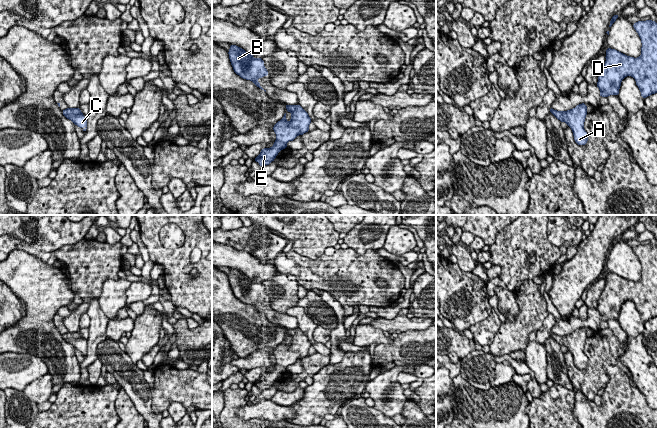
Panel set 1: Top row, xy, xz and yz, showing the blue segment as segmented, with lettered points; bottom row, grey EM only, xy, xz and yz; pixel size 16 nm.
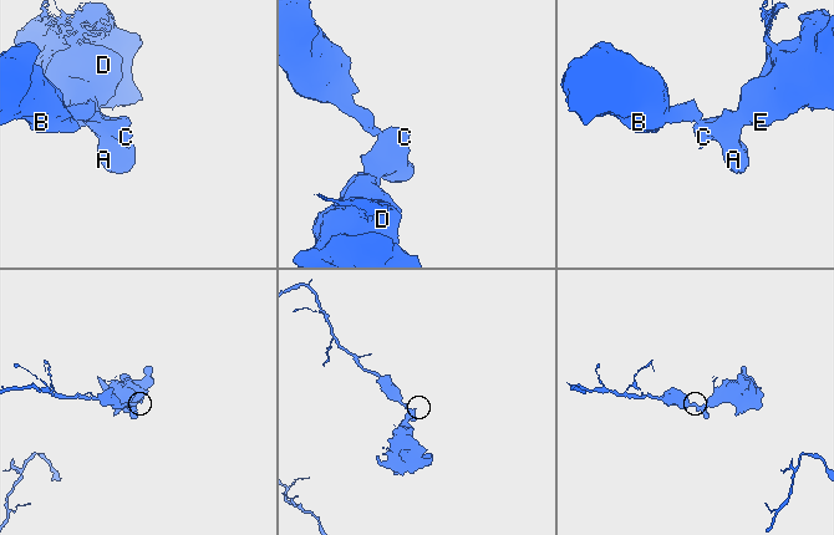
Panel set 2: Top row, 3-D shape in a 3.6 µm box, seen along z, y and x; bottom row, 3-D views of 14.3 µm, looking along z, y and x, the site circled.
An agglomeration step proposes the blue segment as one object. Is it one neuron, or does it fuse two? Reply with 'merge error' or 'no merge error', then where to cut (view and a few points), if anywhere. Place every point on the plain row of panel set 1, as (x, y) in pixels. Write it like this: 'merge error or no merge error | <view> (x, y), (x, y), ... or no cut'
merge error | xz (288, 329), (286, 332)

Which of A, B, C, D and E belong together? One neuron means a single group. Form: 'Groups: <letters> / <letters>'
Groups: A C D E / B

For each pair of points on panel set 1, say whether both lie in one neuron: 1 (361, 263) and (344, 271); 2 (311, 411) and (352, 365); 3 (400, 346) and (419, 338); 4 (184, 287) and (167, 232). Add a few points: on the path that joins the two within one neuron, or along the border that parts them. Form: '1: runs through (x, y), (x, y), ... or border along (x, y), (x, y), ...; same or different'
1: runs through (357, 267), (353, 271), (348, 271); same
2: runs through (320, 400), (344, 376); same
3: runs through (405, 346), (411, 346), (414, 343); same
4: border along (159, 229), (159, 240), (166, 248), (183, 245); different

